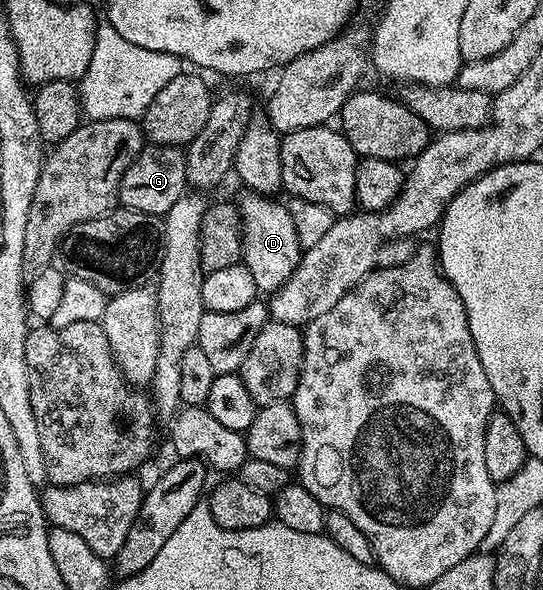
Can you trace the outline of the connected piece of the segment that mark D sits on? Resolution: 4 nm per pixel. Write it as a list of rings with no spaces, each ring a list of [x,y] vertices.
[[[247,193],[243,200],[238,200],[239,221],[243,224],[243,266],[249,269],[249,273],[253,273],[253,281],[255,282],[256,292],[274,293],[279,290],[281,285],[285,285],[285,281],[289,281],[289,277],[297,269],[299,260],[303,258],[304,247],[300,245],[297,237],[297,229],[293,226],[293,217],[289,217],[289,209],[286,202],[280,201],[275,197],[265,195],[257,195]]]

